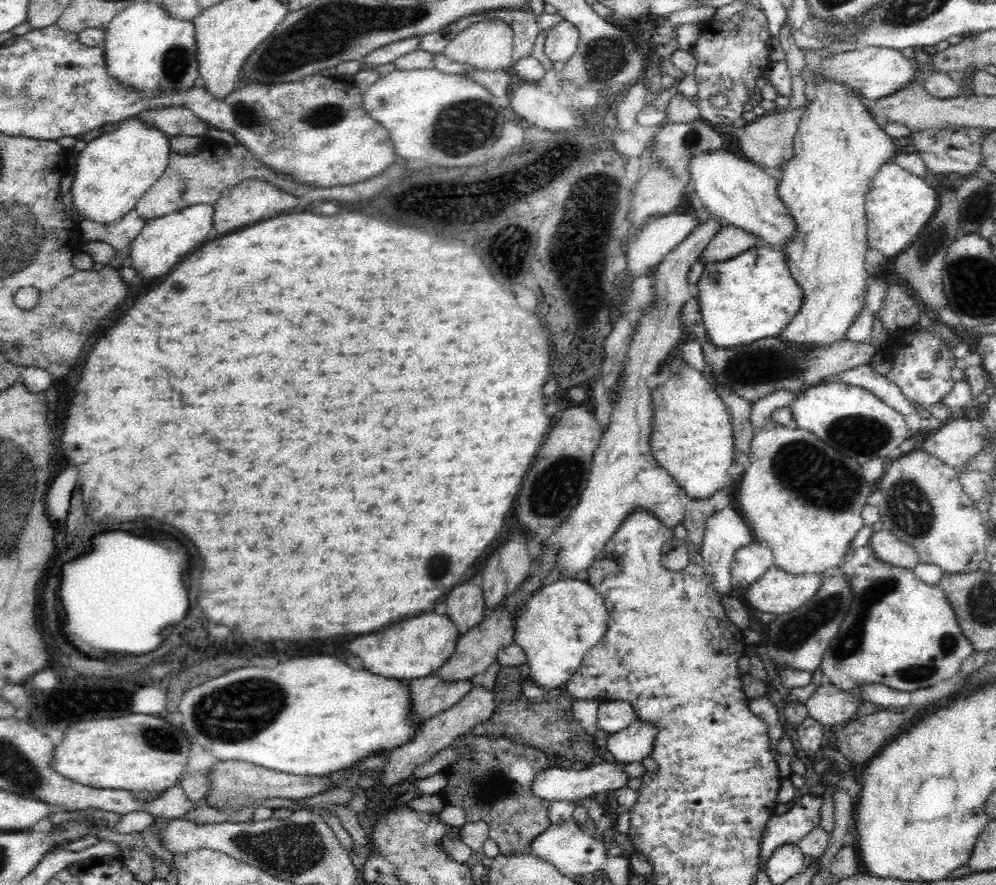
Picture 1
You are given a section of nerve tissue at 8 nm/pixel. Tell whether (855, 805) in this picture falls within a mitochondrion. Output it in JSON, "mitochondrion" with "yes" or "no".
{"mitochondrion":"no"}

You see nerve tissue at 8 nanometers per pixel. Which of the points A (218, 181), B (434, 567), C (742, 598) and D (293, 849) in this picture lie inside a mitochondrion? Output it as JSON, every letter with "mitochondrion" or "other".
{"A":"other","B":"mitochondrion","C":"other","D":"mitochondrion"}

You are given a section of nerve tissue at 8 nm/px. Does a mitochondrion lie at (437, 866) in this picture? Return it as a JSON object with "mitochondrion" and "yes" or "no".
{"mitochondrion":"no"}

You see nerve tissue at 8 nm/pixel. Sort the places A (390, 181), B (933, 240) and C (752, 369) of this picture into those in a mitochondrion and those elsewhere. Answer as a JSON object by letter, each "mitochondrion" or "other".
{"A":"other","B":"mitochondrion","C":"mitochondrion"}

